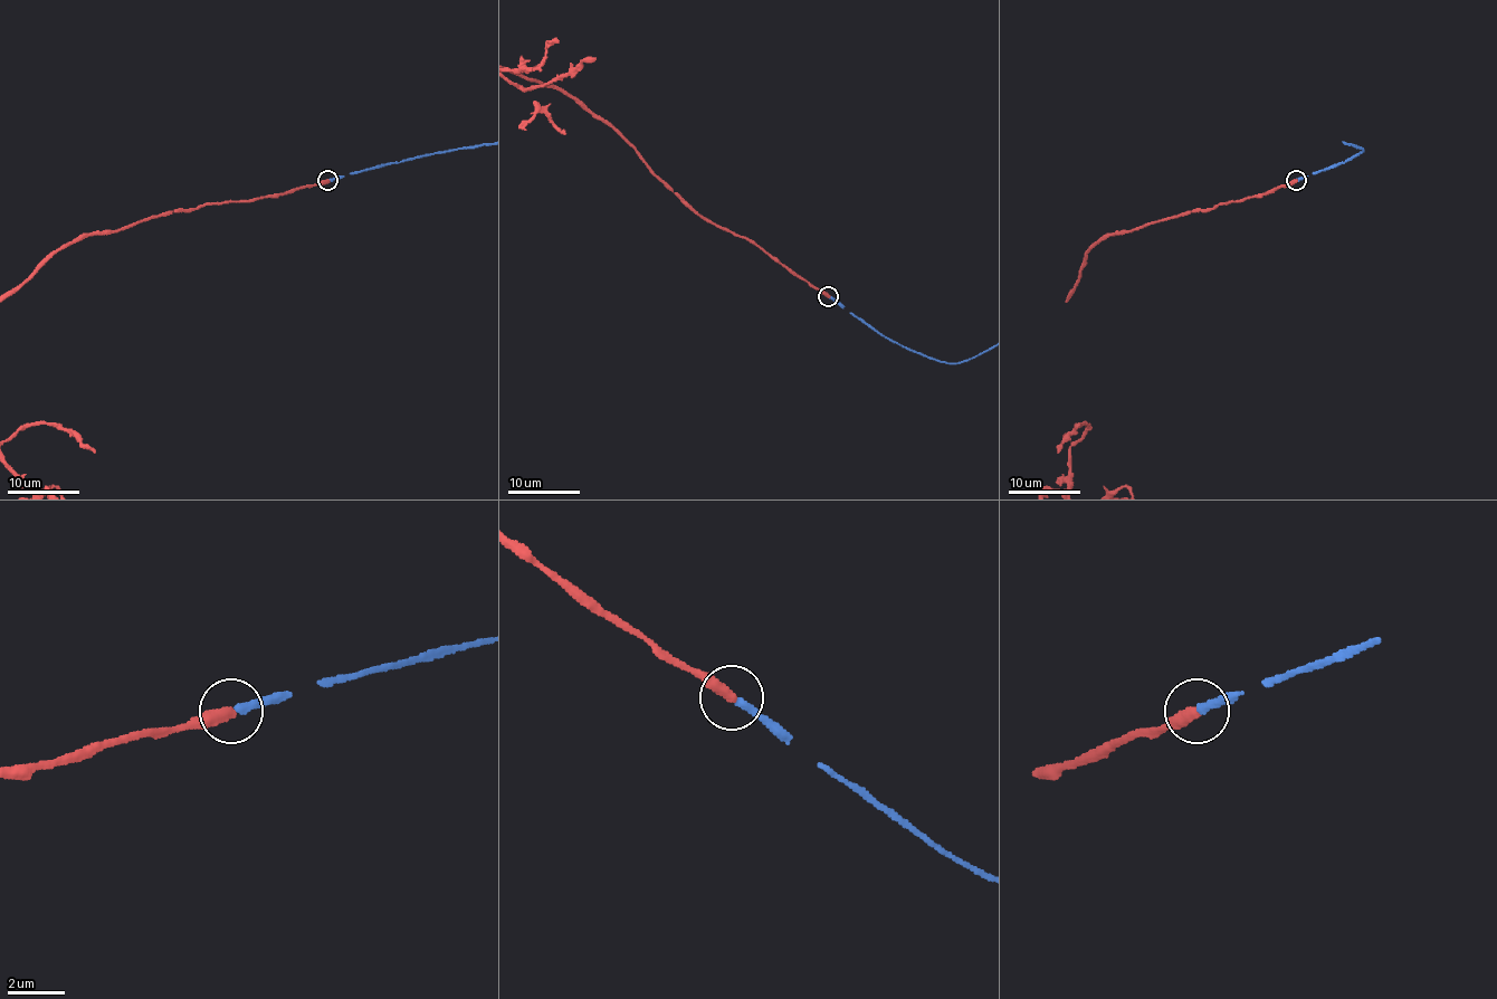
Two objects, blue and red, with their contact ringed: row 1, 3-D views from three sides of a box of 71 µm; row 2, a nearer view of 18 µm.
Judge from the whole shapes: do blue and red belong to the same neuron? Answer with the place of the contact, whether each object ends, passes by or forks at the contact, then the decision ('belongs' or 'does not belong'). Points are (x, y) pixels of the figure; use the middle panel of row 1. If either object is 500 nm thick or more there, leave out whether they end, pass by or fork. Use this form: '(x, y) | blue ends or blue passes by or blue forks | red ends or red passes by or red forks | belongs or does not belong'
(828, 296) | blue ends | red ends | belongs

